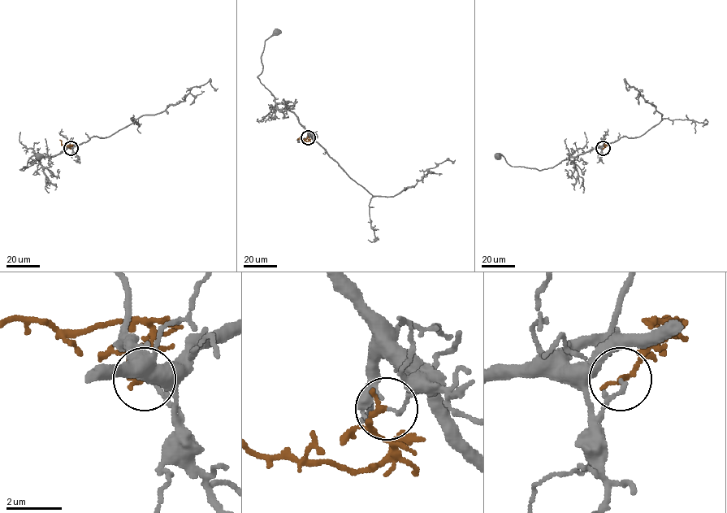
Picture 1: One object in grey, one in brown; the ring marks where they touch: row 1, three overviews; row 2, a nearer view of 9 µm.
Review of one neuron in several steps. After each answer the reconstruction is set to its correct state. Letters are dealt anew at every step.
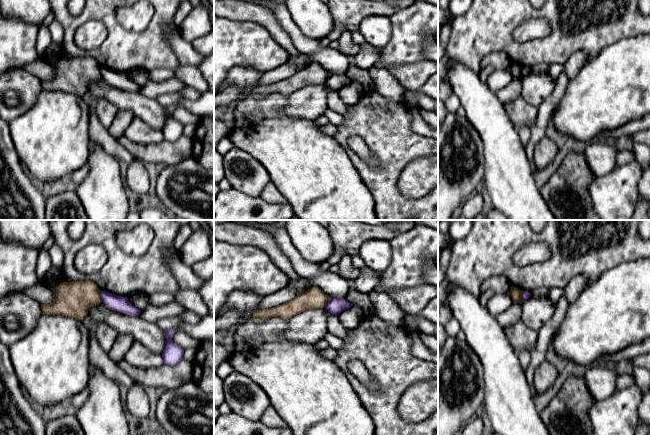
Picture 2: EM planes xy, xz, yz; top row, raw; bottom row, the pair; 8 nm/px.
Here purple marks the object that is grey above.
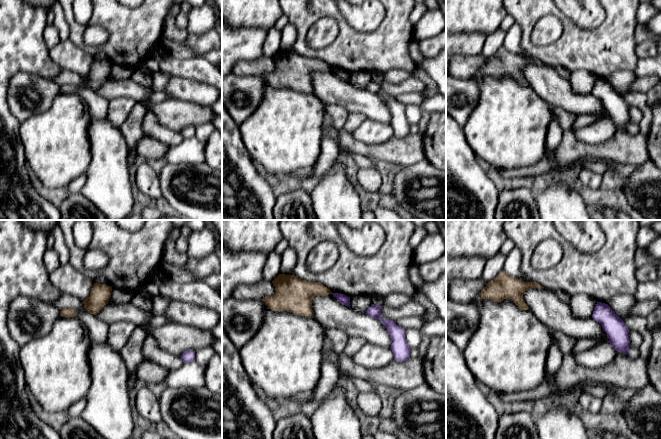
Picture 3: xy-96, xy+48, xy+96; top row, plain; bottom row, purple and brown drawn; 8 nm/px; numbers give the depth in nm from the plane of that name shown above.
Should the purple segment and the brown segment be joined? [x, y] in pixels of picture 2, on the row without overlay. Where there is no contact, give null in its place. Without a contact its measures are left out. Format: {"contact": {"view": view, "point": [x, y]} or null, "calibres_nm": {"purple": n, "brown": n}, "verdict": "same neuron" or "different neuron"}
{"contact": {"view": "yz", "point": [522, 73]}, "calibres_nm": {"purple": 60, "brown": 90}, "verdict": "different neuron"}

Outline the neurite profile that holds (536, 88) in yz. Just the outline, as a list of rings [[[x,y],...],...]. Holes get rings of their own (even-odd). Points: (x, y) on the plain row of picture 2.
[[[530,72],[521,82],[521,98],[536,108],[552,94],[556,85],[556,82],[549,73],[535,74]]]

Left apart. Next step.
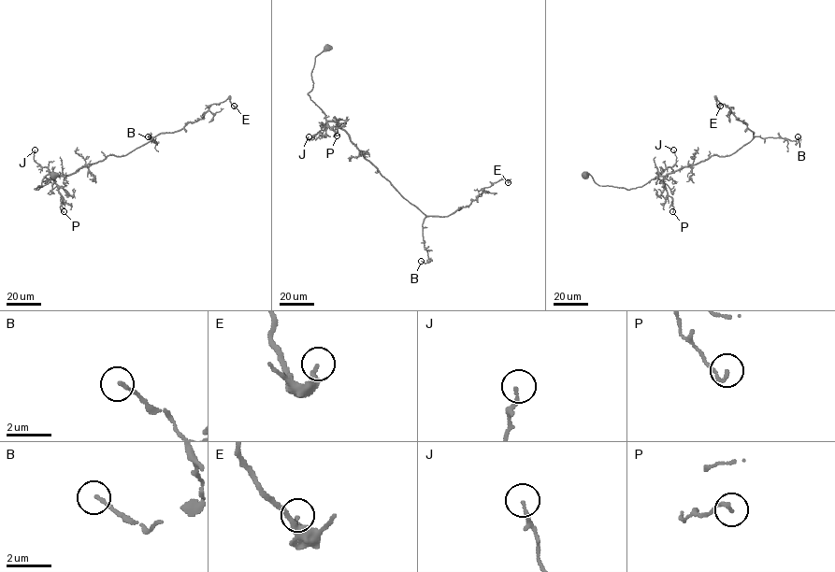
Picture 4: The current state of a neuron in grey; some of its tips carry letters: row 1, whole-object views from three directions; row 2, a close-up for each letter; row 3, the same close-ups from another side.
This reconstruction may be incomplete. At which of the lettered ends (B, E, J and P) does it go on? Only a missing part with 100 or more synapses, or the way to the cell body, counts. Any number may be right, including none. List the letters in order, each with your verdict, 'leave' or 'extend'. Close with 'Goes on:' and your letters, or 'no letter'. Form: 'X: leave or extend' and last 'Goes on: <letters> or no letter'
B: leave
E: leave
J: leave
P: leave
Goes on: no letter

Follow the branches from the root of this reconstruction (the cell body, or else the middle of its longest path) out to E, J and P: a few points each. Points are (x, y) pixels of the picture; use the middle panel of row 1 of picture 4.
E: (326, 48), (315, 58), (310, 99), (426, 215), (451, 214), (475, 200), (483, 188), (503, 178), (508, 182)
J: (326, 48), (315, 56), (311, 74), (313, 86), (308, 93), (326, 121), (313, 136), (309, 136)
P: (326, 48), (315, 56), (311, 74), (313, 86), (308, 94), (324, 114), (333, 135), (337, 135)

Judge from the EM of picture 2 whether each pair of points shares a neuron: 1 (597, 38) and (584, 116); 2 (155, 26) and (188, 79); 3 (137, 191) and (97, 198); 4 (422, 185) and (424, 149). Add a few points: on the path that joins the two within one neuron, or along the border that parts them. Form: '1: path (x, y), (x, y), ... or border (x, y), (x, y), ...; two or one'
1: border (614, 43), (603, 48), (586, 62); two
2: border (180, 65), (173, 70); two
3: border (125, 186), (132, 196); two
4: border (427, 155), (413, 159), (404, 169); two

